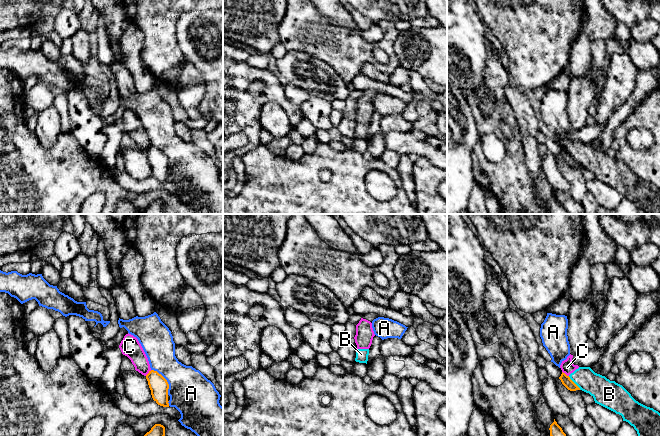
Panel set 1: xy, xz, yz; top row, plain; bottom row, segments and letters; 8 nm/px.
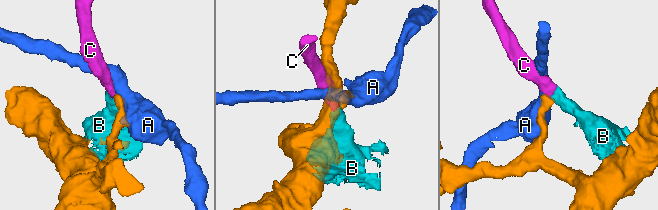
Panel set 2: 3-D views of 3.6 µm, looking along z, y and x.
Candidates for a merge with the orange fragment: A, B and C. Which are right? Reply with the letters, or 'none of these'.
none of these

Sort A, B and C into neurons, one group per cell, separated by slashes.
A / B C

